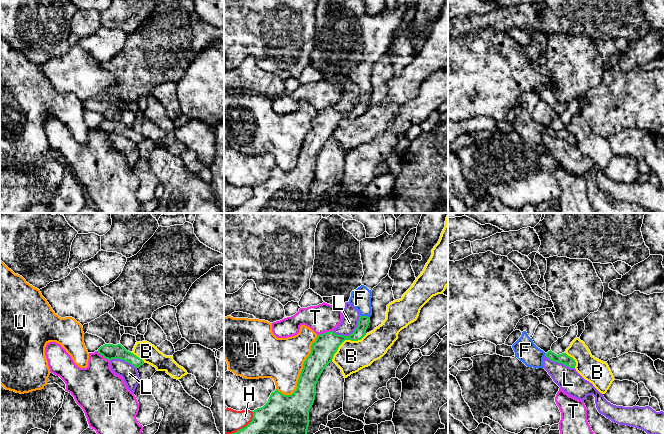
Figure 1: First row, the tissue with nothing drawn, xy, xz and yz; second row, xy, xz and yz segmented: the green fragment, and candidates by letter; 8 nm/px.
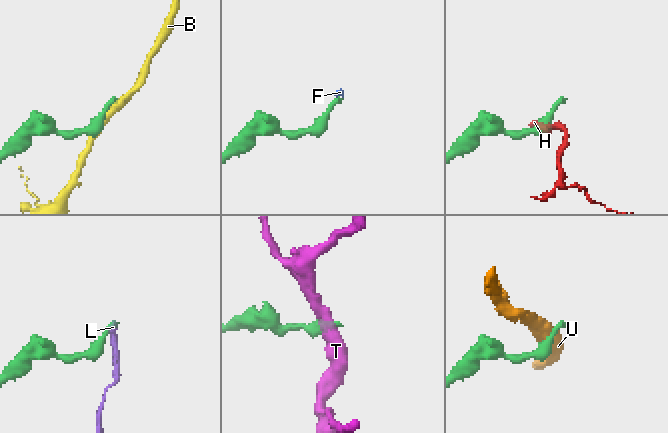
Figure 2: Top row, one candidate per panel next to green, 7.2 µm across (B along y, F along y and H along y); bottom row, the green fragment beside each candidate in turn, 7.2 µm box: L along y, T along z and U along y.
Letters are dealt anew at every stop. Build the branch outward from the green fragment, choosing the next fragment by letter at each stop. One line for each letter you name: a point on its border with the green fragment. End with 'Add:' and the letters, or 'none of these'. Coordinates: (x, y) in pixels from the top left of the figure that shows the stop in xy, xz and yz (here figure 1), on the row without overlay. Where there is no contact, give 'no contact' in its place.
F: xz (365, 92)
Add: F

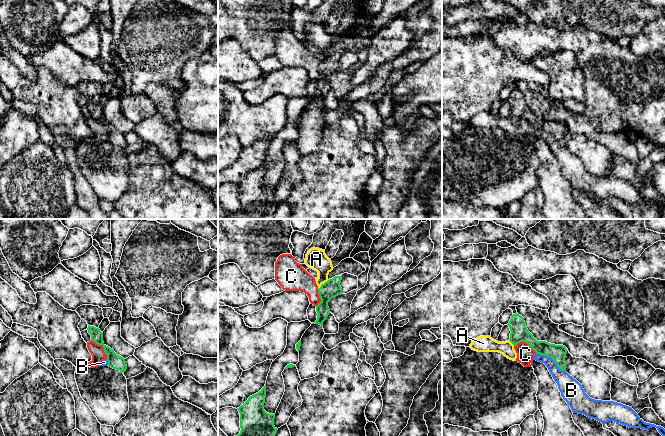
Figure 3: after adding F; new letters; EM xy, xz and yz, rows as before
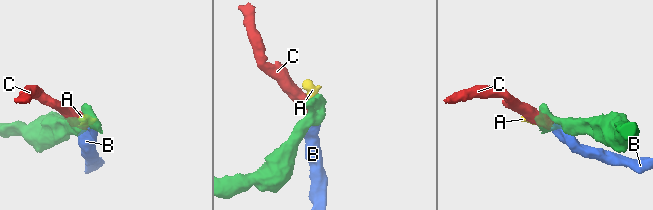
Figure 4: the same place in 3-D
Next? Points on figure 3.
Add: none of these

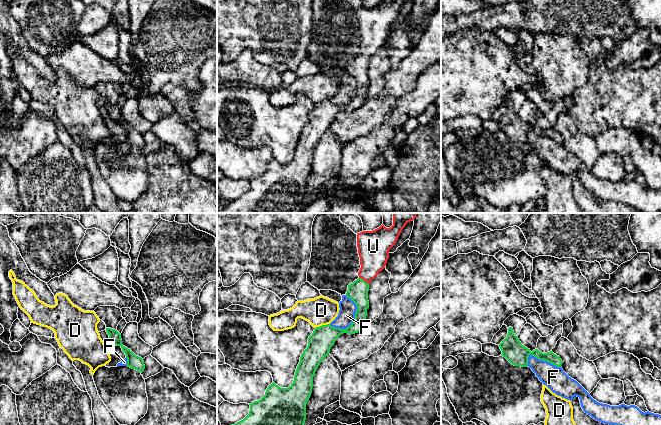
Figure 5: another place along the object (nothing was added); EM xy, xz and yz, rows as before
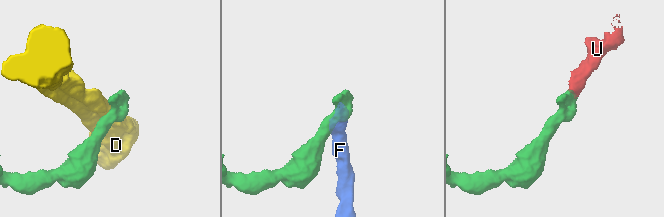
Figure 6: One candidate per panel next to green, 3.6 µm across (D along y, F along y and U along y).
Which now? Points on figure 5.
U: xz (363, 56)
Add: U

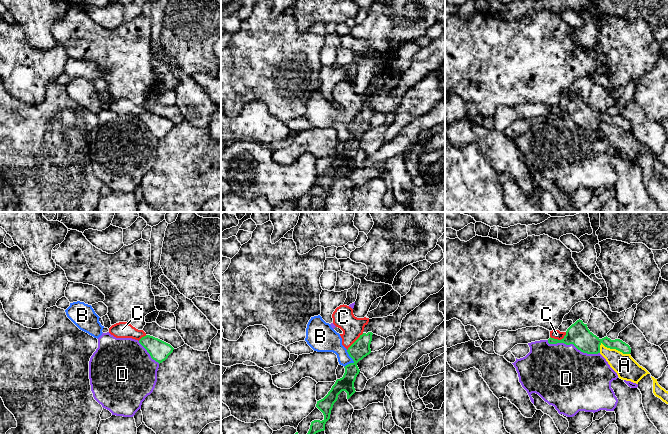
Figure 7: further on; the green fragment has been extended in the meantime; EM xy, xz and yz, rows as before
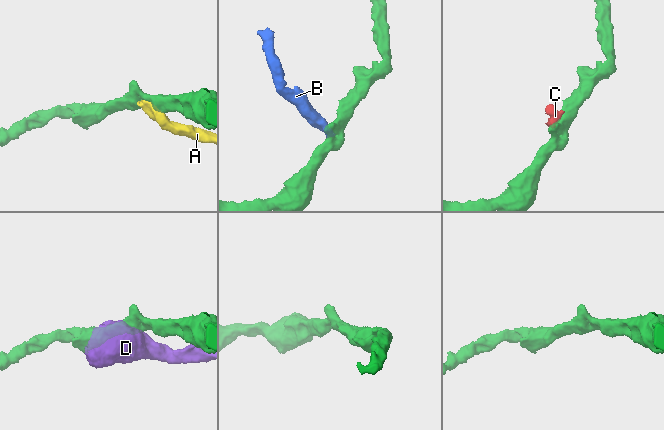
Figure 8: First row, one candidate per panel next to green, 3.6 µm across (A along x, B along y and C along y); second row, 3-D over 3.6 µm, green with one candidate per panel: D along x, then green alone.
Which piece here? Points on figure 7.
Add: none of these

